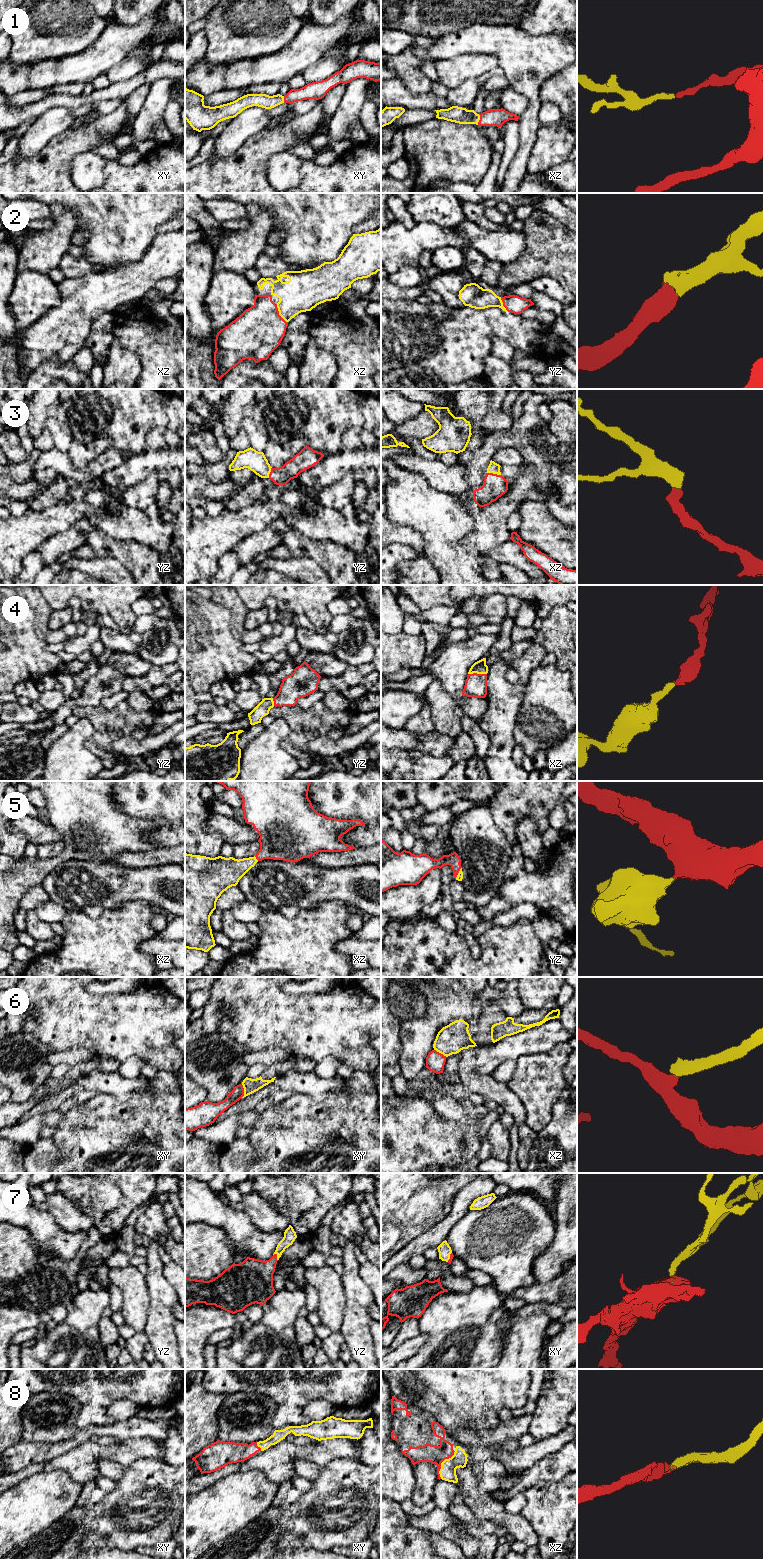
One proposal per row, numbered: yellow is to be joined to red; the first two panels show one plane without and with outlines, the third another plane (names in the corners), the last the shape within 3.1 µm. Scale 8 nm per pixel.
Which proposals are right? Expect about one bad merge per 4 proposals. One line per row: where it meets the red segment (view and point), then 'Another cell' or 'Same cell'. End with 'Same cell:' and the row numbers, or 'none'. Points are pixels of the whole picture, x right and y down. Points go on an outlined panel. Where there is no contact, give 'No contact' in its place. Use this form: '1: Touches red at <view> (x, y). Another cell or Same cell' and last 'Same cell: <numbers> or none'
1: Touches red at xz (479, 120). Same cell
2: Touches red at xz (278, 313). Same cell
3: Touches red at xz (494, 474). Same cell
4: Touches red at xz (476, 673). Same cell
5: Touches red at xz (256, 858). Same cell
6: Touches red at xy (243, 1090). Another cell
7: Touches red at yz (276, 1257). Same cell
8: Touches red at xz (441, 1462). Same cell
Same cell: 1, 2, 3, 4, 5, 7, 8

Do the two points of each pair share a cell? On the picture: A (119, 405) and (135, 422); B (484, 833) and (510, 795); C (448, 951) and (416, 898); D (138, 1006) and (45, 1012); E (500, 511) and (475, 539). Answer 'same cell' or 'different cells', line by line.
A: same cell
B: different cells
C: different cells
D: same cell
E: same cell

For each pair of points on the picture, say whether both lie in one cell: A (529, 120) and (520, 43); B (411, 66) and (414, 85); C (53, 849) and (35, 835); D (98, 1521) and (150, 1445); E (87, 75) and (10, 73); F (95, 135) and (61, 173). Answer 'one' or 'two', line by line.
A: one
B: one
C: two
D: two
E: one
F: one

